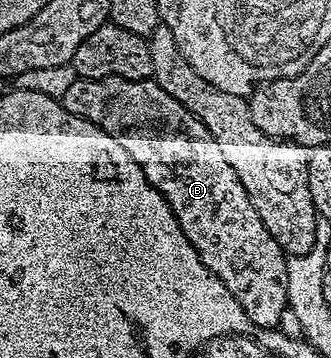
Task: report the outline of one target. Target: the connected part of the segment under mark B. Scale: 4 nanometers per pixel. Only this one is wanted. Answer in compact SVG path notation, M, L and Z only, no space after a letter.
M113 73L68 74L57 98L69 113L77 113L96 123L139 170L144 185L163 202L173 217L179 238L185 241L195 260L219 284L220 289L227 294L227 299L243 314L245 321L249 321L253 330L260 333L274 332L274 327L285 319L285 247L279 236L267 228L253 201L245 193L241 181L237 181L229 161L225 161L225 153L221 153L221 145L217 145L217 137L213 137L213 129L198 119L185 105L185 101L177 97L177 93L169 93L169 89L165 89L165 85L161 85L161 81L154 77L138 79Z

